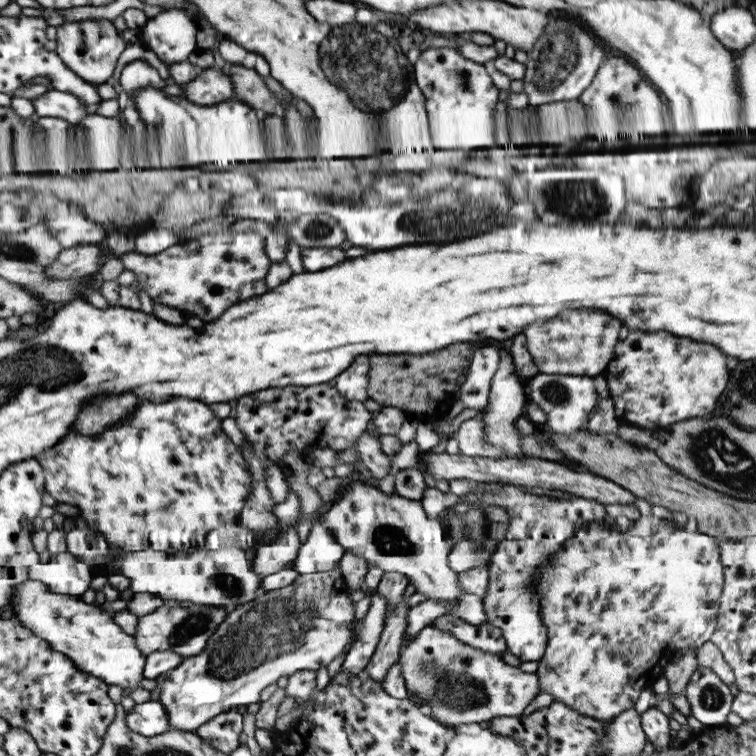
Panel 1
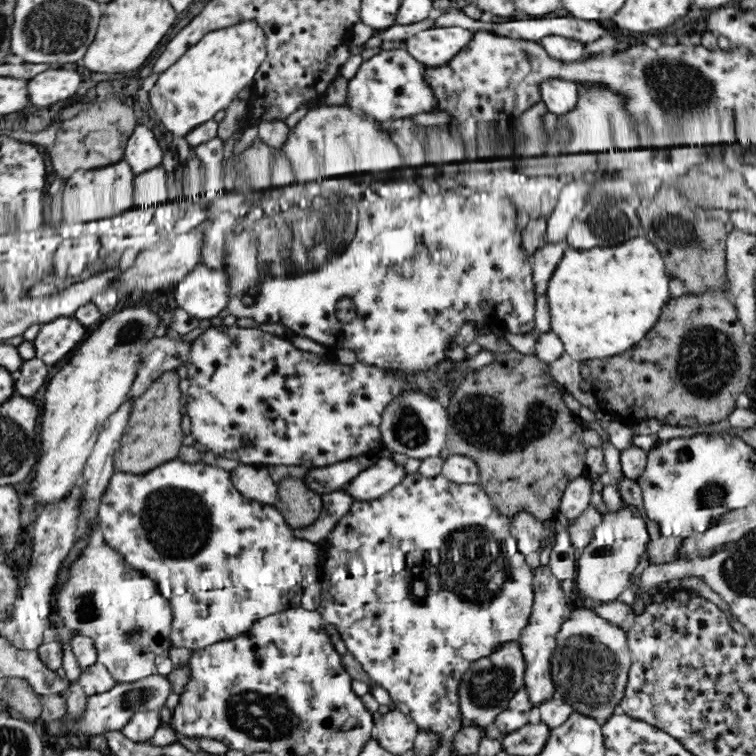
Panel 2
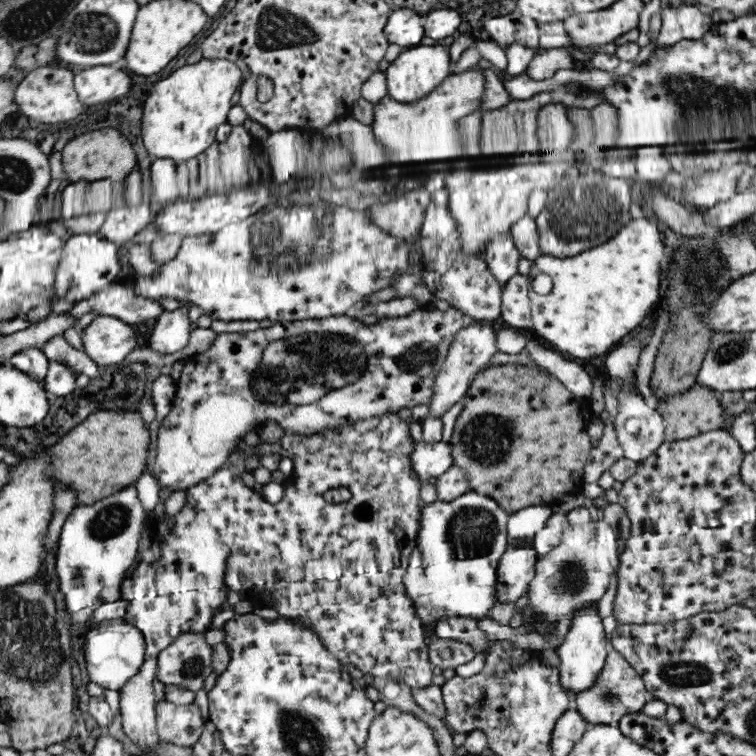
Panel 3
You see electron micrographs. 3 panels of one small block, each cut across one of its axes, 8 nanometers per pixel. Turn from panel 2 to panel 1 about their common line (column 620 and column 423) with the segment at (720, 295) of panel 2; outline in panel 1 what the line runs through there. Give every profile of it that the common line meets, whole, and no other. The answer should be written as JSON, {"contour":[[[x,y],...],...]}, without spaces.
{"contour":[[[458,342],[425,354],[369,356],[366,388],[368,398],[382,409],[399,409],[425,423],[439,421],[450,407],[447,406],[447,398],[449,402],[453,402],[459,394],[475,347],[468,342]]]}

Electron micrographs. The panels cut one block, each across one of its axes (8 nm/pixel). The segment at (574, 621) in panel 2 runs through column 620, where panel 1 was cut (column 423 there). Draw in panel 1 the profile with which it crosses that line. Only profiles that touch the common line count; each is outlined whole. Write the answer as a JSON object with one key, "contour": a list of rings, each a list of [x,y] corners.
{"contour":[[[433,622],[413,639],[403,634],[396,663],[408,694],[422,700],[423,713],[452,731],[463,724],[483,723],[496,716],[517,716],[539,690],[534,673],[521,672],[495,655],[466,646],[451,633],[435,629]]]}

